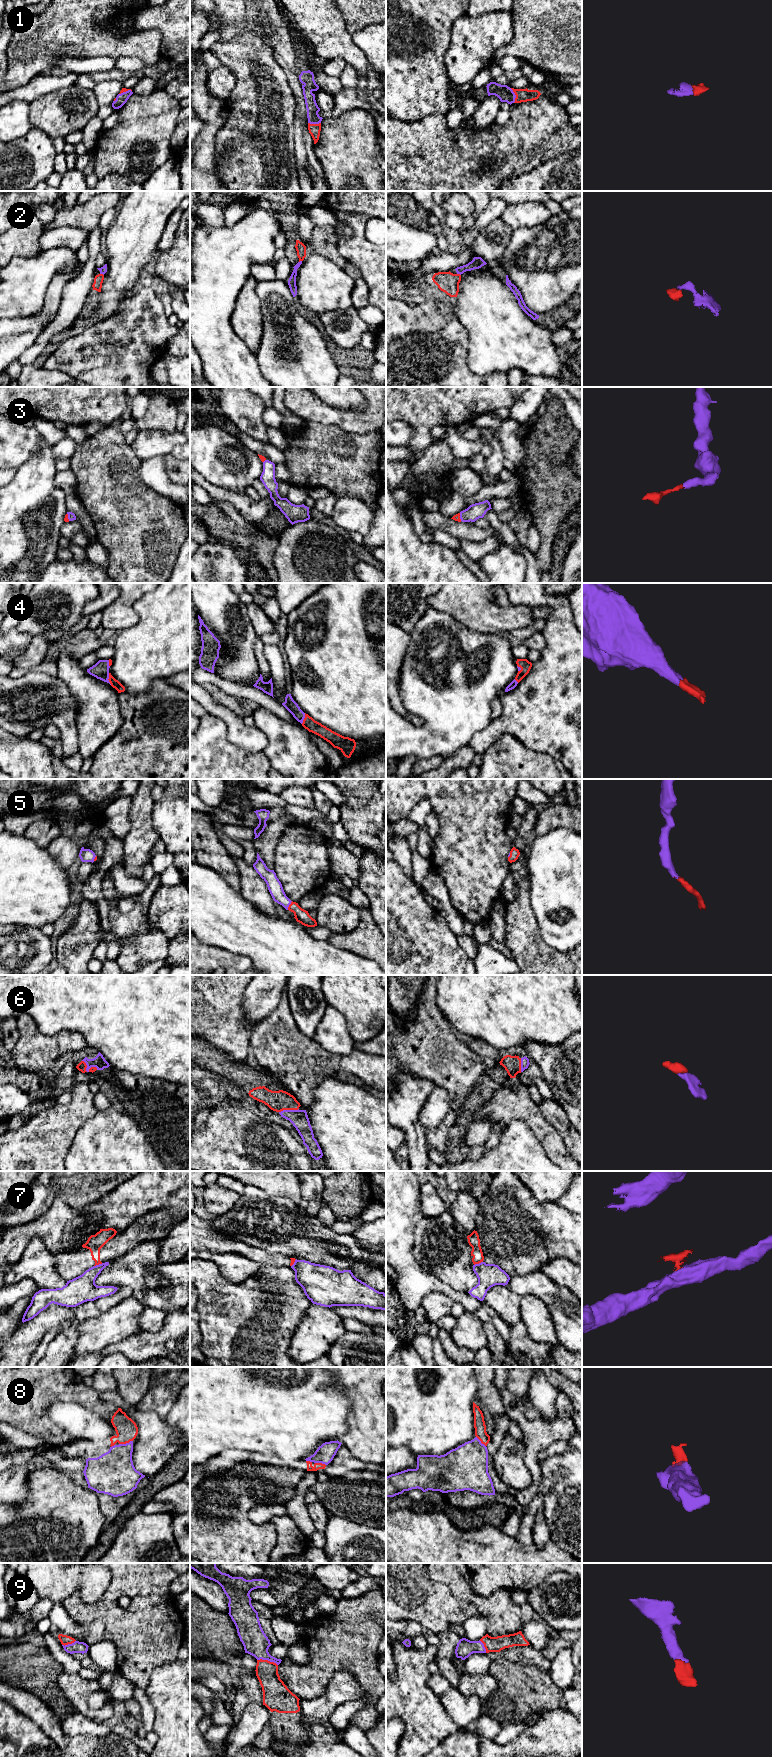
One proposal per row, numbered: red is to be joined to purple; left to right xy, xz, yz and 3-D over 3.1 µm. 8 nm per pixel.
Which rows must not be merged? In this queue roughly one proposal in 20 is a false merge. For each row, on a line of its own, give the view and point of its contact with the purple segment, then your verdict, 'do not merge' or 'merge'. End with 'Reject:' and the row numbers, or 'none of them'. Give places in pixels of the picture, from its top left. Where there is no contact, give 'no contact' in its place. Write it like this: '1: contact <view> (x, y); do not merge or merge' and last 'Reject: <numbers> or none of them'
1: contact yz (515, 95); merge
2: contact xy (102, 273); merge
3: contact yz (460, 517); merge
4: contact xy (108, 678); merge
5: contact xz (289, 904); merge
6: contact xy (87, 1071); merge
7: contact yz (479, 1263); do not merge
8: contact xy (126, 1443); merge
9: contact xz (267, 1659); merge
Reject: 7

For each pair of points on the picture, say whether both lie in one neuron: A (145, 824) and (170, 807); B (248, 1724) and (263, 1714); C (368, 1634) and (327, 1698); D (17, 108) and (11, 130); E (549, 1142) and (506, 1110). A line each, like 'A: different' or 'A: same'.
A: different
B: same
C: different
D: same
E: same

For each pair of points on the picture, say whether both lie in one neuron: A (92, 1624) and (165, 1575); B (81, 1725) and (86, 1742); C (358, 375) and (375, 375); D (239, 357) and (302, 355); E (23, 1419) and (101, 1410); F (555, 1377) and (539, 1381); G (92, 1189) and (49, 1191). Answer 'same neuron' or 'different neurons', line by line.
A: same neuron
B: different neurons
C: different neurons
D: different neurons
E: same neuron
F: different neurons
G: same neuron

